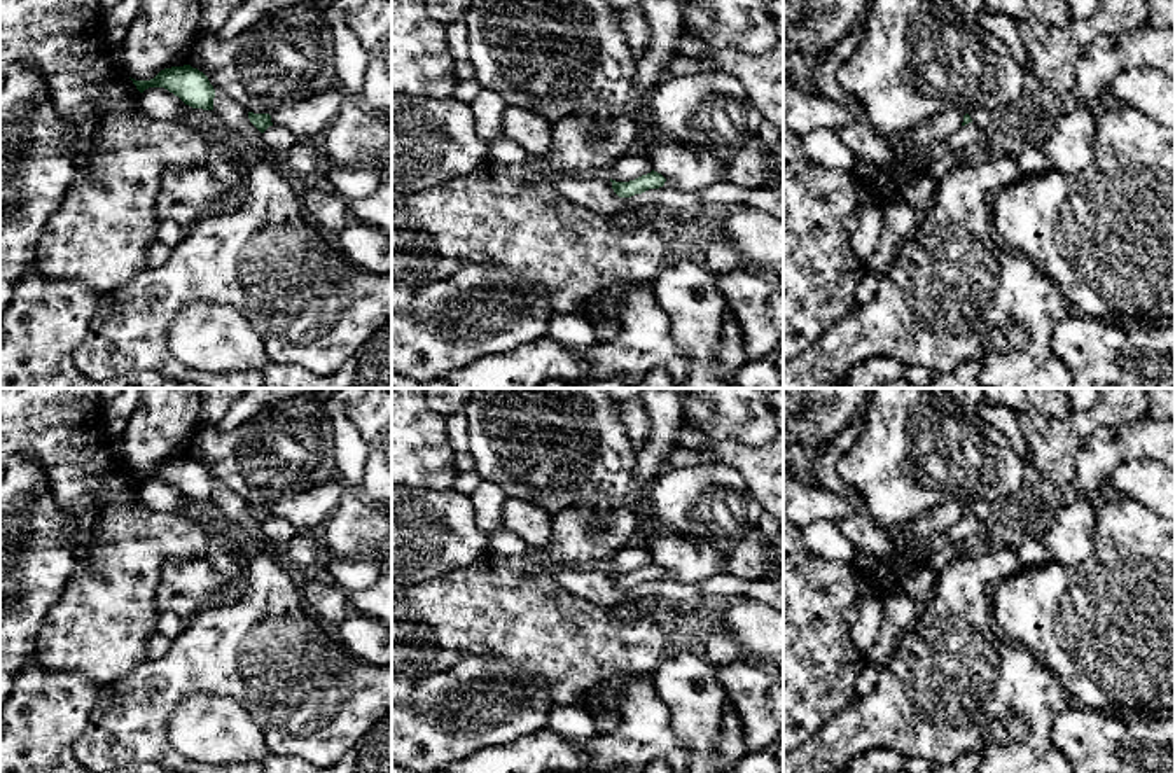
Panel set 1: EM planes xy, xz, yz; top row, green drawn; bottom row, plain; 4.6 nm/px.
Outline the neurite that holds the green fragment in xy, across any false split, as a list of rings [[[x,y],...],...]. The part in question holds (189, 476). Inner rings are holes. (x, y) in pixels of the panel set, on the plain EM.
[[[191,456],[164,460],[150,472],[131,472],[140,484],[164,479],[192,500],[213,502],[215,481],[208,469]]]

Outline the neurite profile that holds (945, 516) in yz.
[[[962,502],[937,505],[895,530],[899,546],[890,554],[878,558],[869,553],[862,575],[876,591],[876,598],[909,595],[918,612],[927,607],[941,568],[930,553],[930,540],[956,525],[963,507]]]

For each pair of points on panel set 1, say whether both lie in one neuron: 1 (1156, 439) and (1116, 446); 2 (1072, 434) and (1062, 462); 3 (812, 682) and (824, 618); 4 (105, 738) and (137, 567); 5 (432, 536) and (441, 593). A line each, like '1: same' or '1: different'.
1: same
2: same
3: same
4: different
5: different

